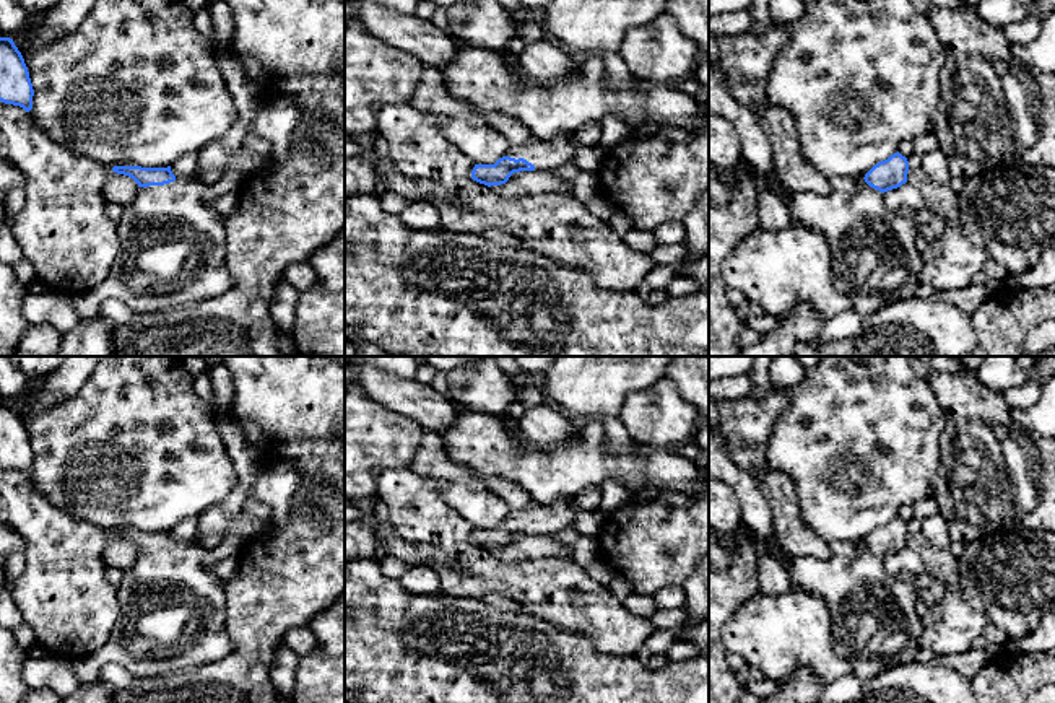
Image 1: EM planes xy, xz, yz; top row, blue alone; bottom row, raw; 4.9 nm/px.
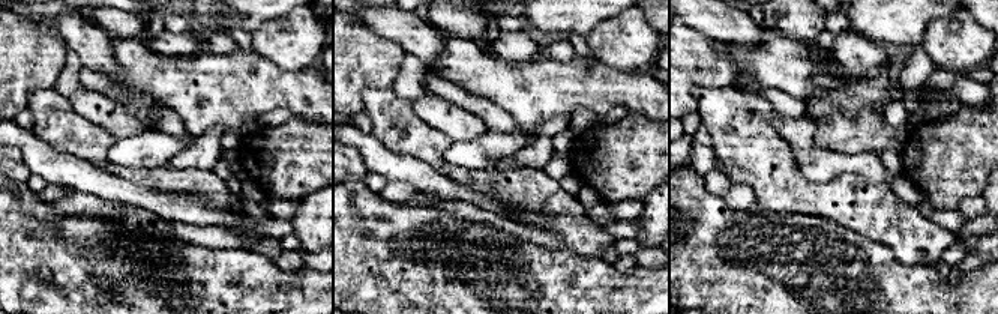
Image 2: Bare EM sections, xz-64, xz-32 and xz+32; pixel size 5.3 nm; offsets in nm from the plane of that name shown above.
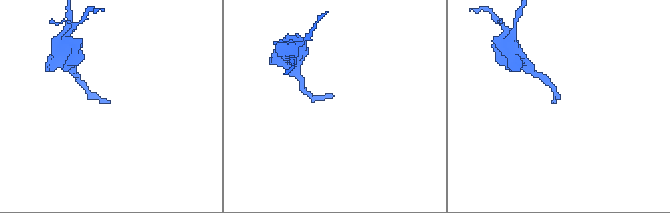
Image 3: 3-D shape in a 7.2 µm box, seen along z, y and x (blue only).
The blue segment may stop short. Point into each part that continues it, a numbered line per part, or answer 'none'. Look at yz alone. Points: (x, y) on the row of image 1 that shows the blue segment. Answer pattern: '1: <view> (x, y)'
1: yz (875, 261)

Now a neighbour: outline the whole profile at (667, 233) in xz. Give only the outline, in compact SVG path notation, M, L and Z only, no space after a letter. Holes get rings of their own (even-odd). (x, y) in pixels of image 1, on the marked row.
M665 221L652 231L652 236L660 246L678 244L684 238L684 226L681 221Z

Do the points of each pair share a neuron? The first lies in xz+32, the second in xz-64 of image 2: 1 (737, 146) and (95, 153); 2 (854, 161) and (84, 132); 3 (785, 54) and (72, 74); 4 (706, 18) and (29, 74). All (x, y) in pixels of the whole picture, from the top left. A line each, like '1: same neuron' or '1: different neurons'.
1: same neuron
2: different neurons
3: different neurons
4: different neurons

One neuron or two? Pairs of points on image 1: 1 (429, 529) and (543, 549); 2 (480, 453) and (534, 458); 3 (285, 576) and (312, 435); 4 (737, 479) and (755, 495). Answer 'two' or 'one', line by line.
1: two
2: one
3: two
4: one

